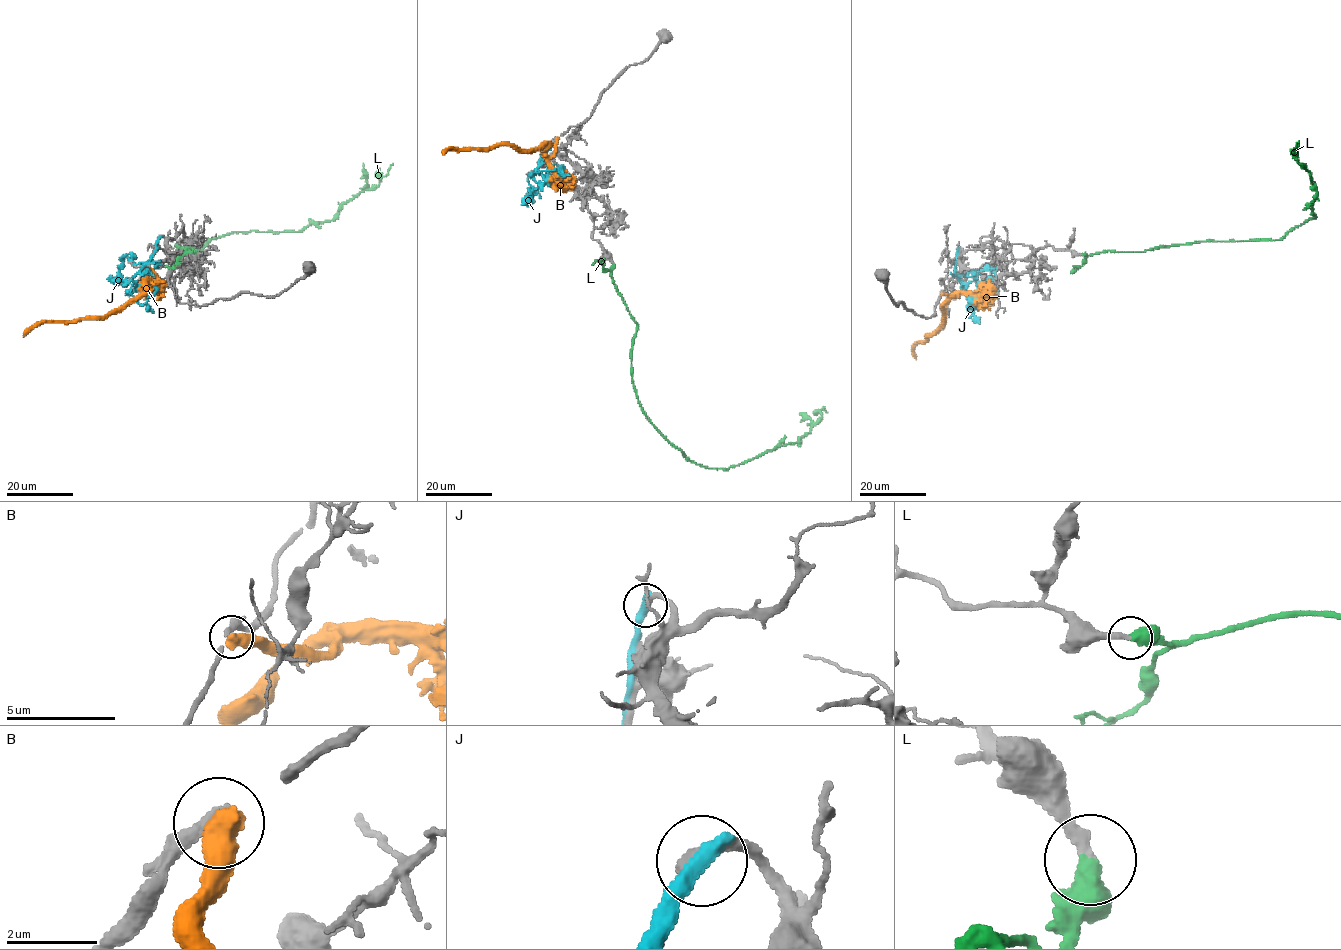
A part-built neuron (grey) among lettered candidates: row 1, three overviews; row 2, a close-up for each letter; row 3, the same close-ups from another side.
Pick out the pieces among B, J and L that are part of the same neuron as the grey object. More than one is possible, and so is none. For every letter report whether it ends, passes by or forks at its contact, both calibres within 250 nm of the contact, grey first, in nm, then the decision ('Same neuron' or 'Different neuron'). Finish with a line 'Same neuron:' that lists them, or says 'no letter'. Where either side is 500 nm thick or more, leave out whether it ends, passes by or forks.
B: Thickness 280 nm (grey) against 650 nm. Different neuron
J: It ends there. Thickness 320 nm (grey) against 440 nm. Different neuron
L: Thickness 280 nm (grey) against 550 nm. Same neuron
Same neuron: L

